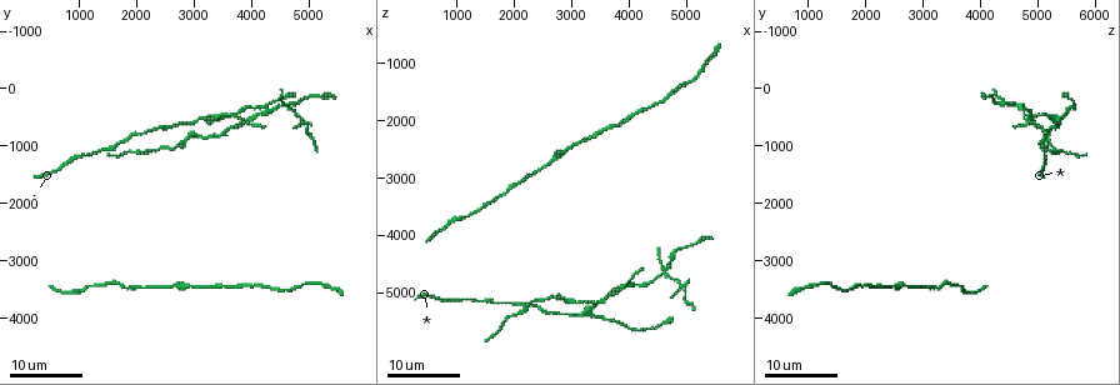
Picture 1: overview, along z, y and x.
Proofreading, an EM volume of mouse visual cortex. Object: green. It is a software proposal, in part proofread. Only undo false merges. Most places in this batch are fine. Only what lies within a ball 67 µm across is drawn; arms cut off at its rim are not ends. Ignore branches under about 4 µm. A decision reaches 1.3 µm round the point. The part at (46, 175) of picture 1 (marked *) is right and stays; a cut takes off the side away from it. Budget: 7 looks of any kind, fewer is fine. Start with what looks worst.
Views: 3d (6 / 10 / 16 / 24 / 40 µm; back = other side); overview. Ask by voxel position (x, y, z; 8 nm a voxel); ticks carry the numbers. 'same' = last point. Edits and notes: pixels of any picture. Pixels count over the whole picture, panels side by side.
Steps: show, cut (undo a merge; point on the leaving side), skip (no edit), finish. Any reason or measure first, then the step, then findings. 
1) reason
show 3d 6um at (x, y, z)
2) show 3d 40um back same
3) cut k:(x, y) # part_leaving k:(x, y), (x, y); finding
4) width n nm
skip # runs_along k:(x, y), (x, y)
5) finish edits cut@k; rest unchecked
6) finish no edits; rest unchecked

looks like a crossing
show 3d 16um at (3850, 550, 4900)

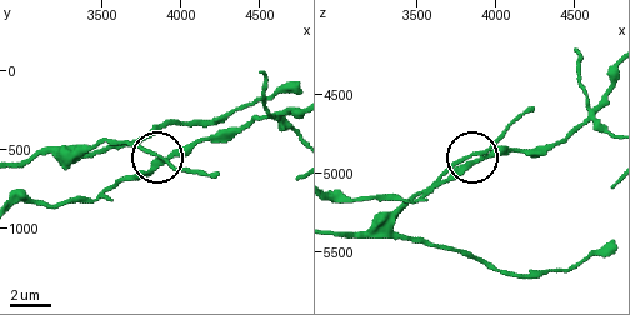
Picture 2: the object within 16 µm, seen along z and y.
show 3d 10um at (3900, 580, 4900)

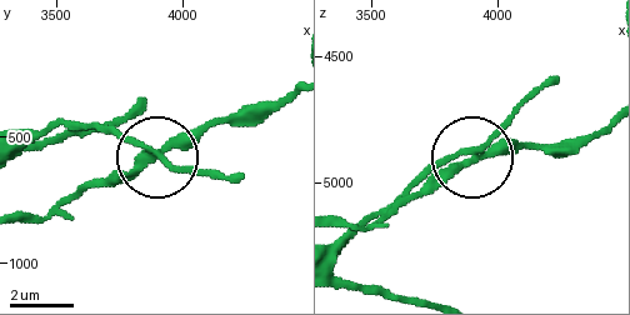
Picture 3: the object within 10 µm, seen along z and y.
width 230 nm
skip # runs_along 3:(26, 141), (59, 128), (100, 128), (164, 158), (250, 114); one neuron here

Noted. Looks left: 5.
four or more arms meet
show 3d 16um at (4650, 250, 4650)

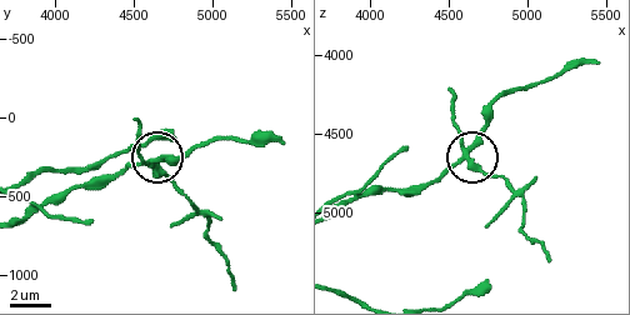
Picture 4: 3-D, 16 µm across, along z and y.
closer look
show 3d 6um at (4620, 280, 4640)

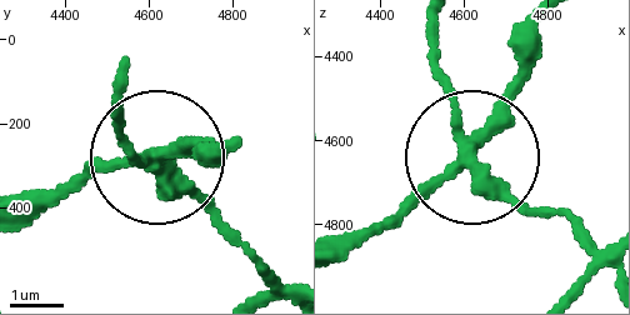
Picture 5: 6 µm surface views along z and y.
cut 5:(125, 150) # part_leaving 5:(153, 168), (288, 293); a second neuron is stuck on

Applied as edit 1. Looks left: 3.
show 3d 24um at (3300, 550, 5300)

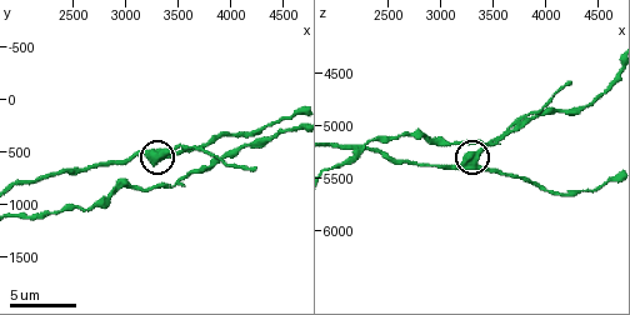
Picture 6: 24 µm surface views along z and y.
show 3d 10um at (3320, 520, 5340)

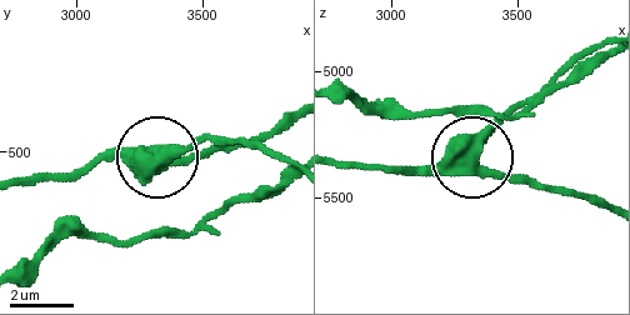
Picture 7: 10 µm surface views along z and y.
skip # runs_along 7:(20, 183), (60, 183), (109, 159), (226, 151); continuous, no second neuron

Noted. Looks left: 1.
finish edits cut@5; rest unchecked

